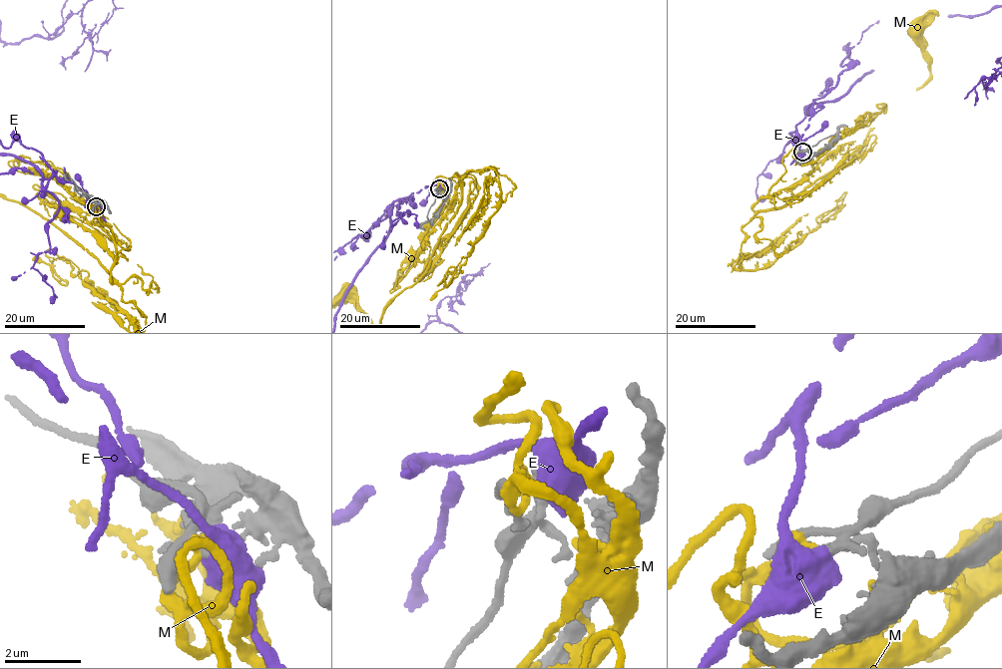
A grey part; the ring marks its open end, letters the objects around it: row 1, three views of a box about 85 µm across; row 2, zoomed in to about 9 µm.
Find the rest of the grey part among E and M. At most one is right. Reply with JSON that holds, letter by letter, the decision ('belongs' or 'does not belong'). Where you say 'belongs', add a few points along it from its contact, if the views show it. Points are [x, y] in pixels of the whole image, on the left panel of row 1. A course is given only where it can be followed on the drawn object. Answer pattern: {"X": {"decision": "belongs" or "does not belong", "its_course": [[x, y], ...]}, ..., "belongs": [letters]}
{"E": {"decision": "does not belong"}, "M": {"decision": "belongs"}, "belongs": ["M"]}

